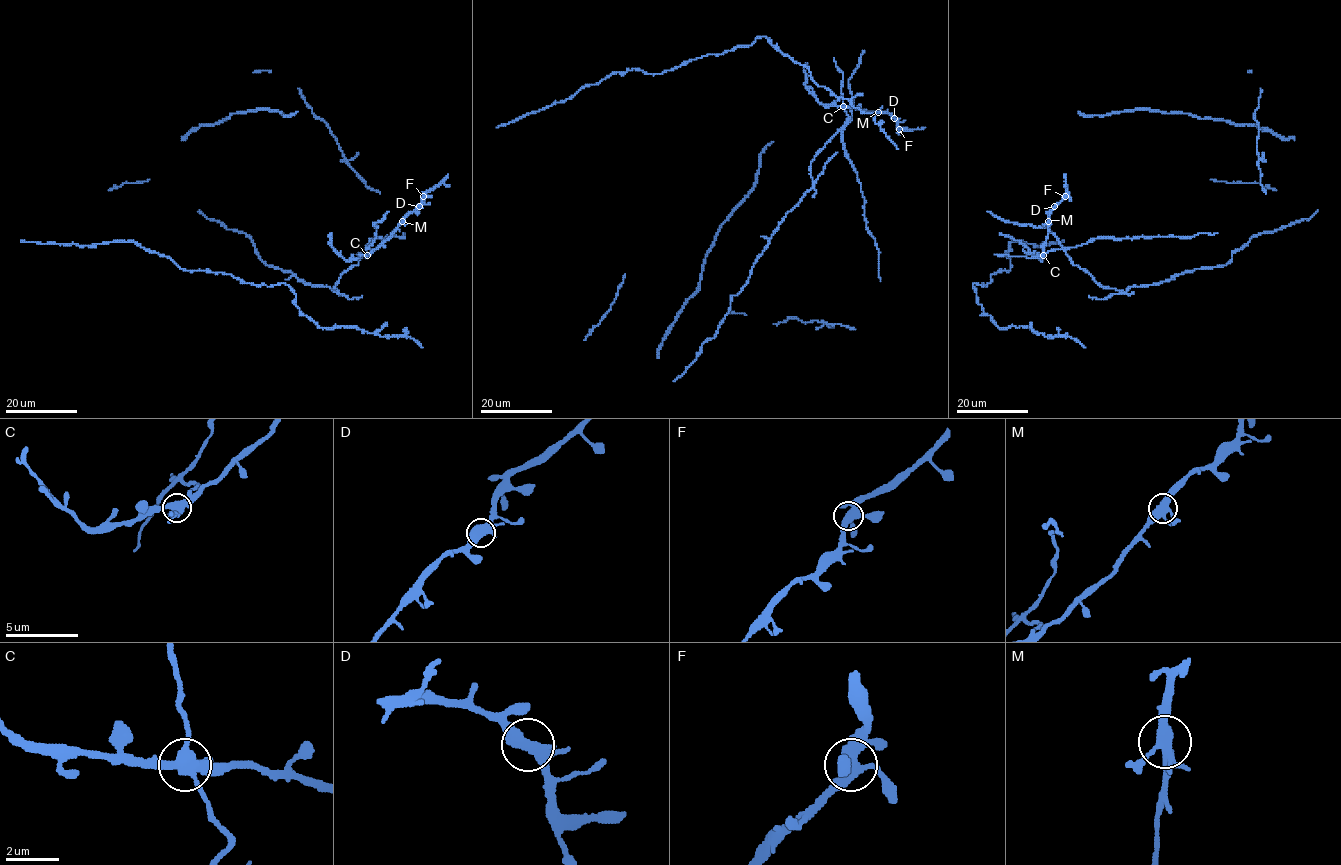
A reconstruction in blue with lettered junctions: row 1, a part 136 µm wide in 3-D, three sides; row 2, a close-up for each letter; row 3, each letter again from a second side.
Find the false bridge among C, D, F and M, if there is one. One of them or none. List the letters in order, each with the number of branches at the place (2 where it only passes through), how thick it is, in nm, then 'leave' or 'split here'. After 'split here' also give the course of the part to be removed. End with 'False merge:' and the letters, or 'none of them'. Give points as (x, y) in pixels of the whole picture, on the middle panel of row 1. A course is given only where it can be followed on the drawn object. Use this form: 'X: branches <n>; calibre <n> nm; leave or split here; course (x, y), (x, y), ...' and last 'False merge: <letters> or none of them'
C: branches 4; calibre 460 nm; split here
D: branches 3; calibre 440 nm; leave
F: branches 4; calibre 440 nm; leave
M: branches 4; calibre 400 nm; leave
False merge: C

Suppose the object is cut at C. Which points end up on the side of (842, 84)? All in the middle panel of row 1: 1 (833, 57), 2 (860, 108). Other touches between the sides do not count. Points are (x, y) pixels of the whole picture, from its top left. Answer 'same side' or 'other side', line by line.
1: same side
2: other side

